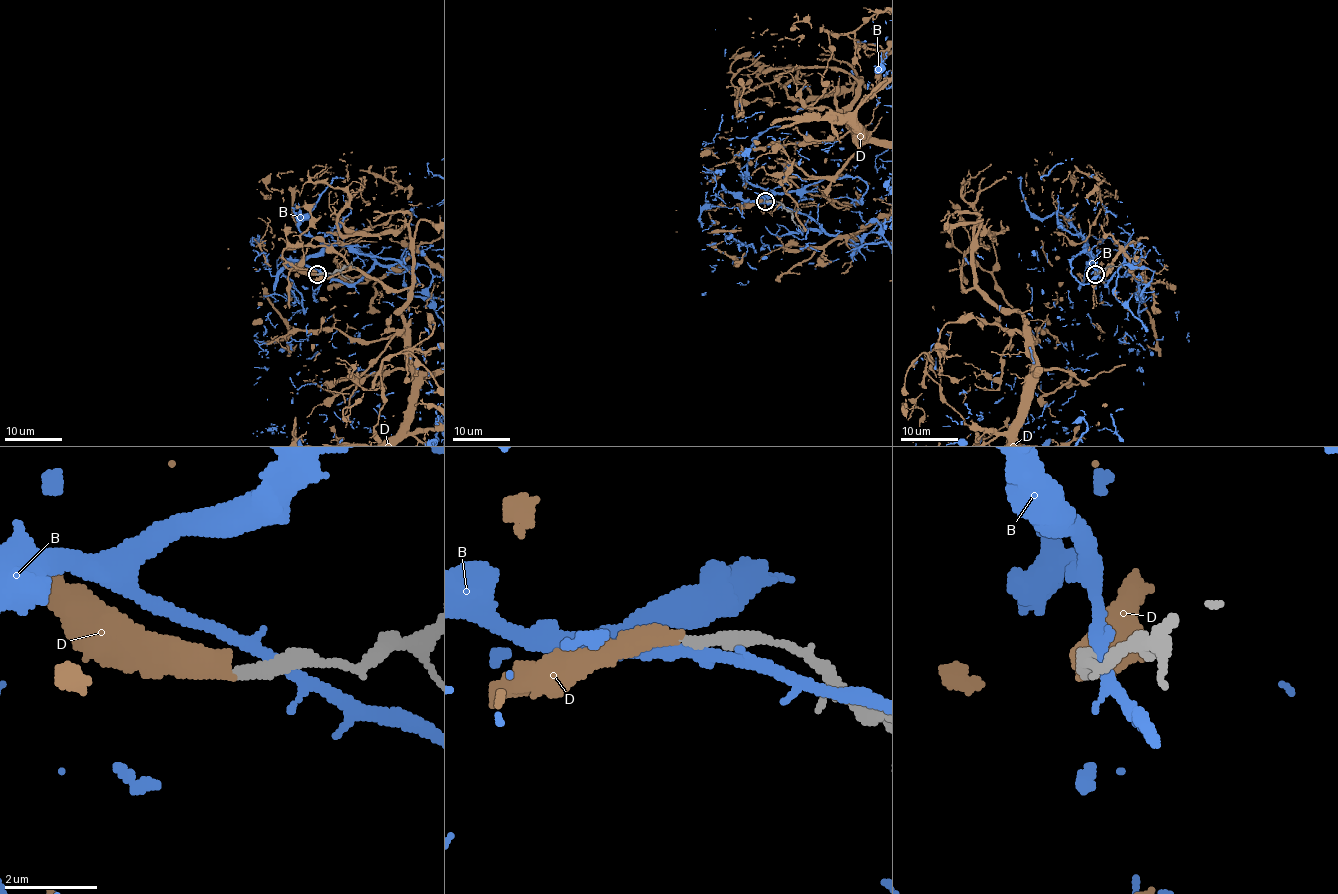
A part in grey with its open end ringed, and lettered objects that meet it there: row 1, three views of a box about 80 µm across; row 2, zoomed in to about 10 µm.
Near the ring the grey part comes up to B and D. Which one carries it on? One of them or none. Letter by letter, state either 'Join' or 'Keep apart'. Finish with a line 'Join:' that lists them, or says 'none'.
B: Keep apart
D: Keep apart
Join: none

